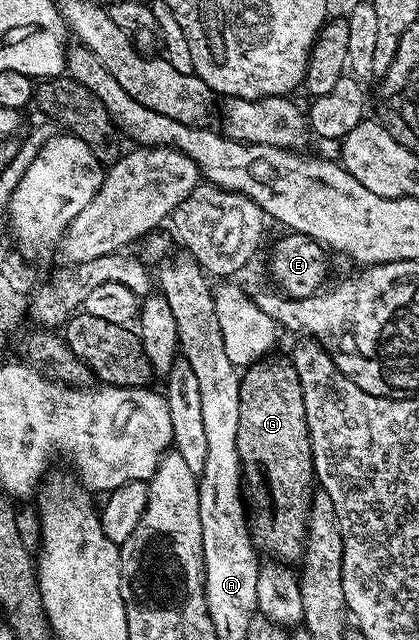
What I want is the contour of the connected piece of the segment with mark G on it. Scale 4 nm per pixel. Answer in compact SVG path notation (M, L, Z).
M262 360L251 364L239 377L236 444L242 462L244 503L255 545L275 561L298 562L306 543L306 520L310 516L310 498L316 484L303 388L292 364L265 364Z

